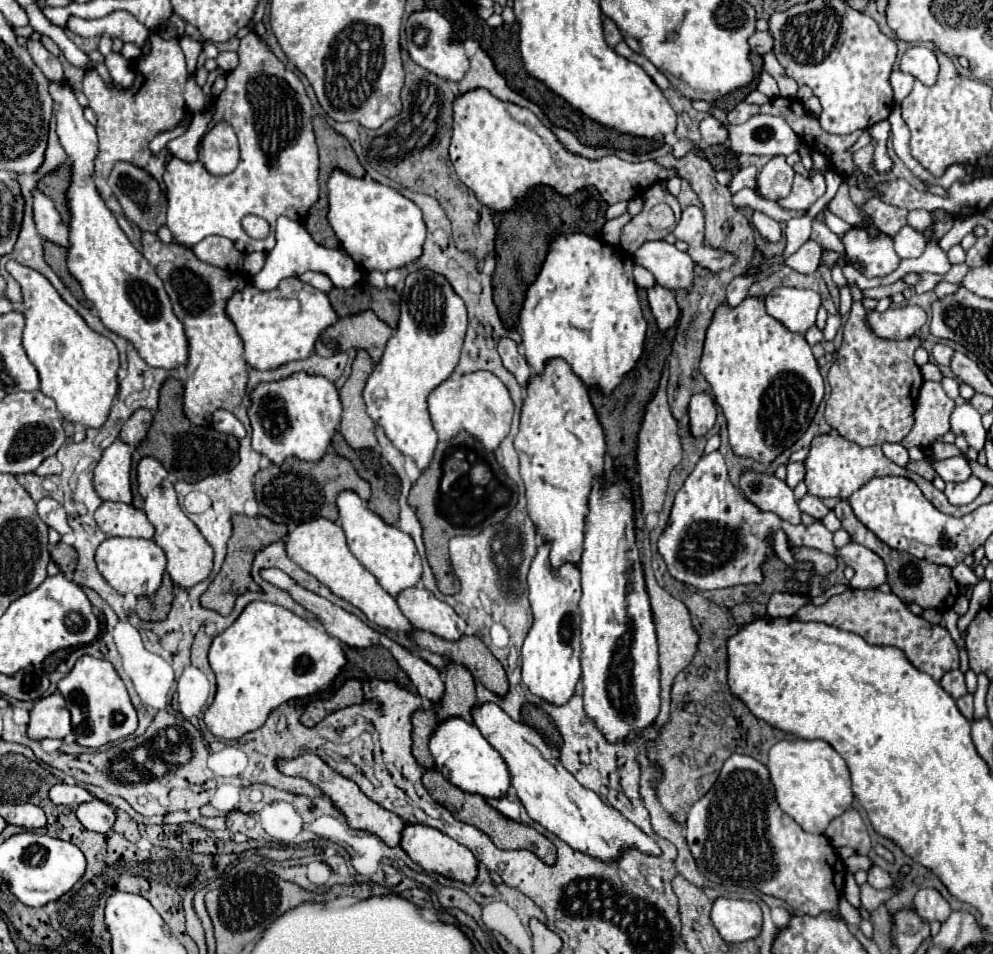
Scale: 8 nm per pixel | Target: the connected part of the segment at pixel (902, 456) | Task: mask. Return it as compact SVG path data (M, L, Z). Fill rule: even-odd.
M885 443L881 449L887 459L891 459L893 463L897 463L901 467L905 467L909 463L909 453L901 443Z

